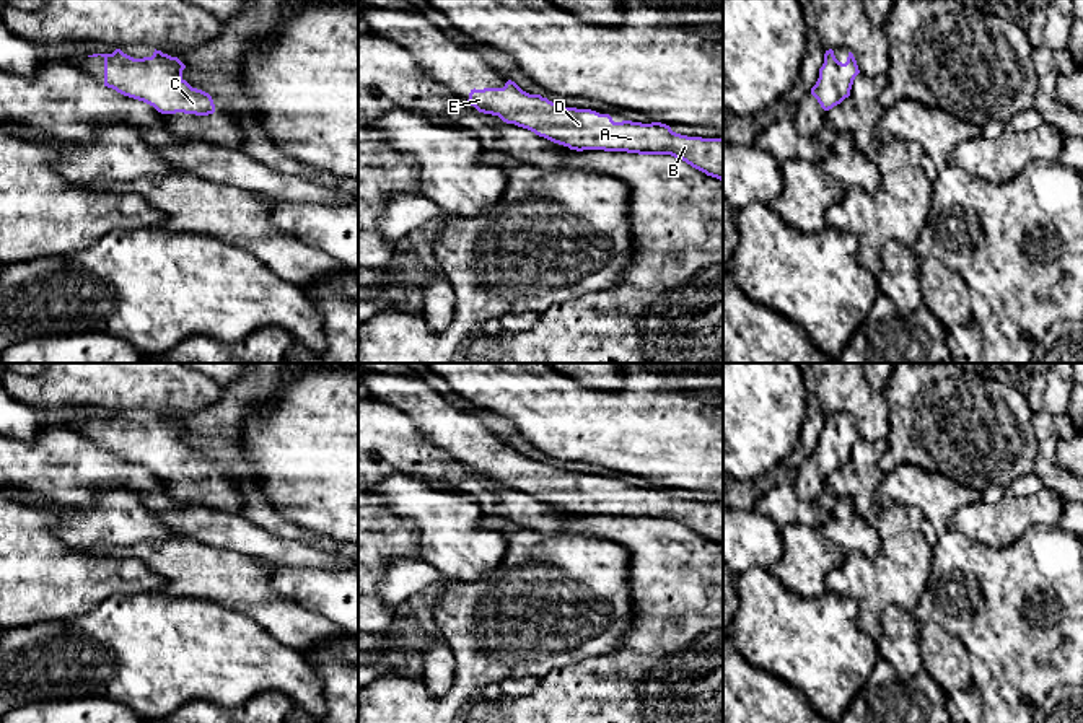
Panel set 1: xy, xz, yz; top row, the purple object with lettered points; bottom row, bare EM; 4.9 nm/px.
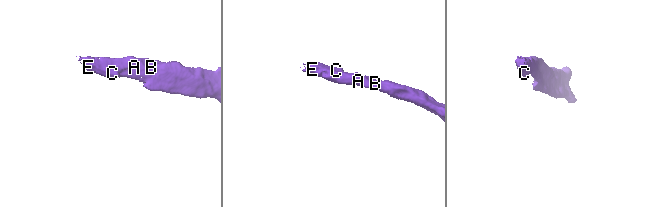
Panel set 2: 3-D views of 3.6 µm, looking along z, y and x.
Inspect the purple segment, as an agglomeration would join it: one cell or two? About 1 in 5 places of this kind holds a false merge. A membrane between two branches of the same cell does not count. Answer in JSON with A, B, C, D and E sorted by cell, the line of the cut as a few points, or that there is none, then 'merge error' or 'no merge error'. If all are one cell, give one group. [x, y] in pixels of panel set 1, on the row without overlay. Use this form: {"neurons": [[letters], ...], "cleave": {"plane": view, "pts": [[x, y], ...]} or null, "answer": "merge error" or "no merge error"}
{"neurons": [["A", "B", "C", "D", "E"]], "cleave": null, "answer": "no merge error"}

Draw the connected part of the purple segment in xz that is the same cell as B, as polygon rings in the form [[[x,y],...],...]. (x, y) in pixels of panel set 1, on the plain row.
[[[511,445],[503,453],[474,453],[467,466],[479,477],[498,480],[570,515],[671,519],[723,546],[723,503],[681,500],[661,487],[614,487],[609,479],[565,472],[529,459]]]

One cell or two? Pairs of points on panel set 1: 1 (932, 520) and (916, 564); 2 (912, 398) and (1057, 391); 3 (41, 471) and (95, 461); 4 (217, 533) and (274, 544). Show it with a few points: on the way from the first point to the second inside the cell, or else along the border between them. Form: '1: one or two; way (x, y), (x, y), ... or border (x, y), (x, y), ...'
1: two; border (904, 503), (920, 512), (930, 544)
2: two; border (1008, 385), (1021, 394), (1033, 411)
3: one; way (54, 471), (82, 469)
4: one; way (232, 533), (259, 543)

